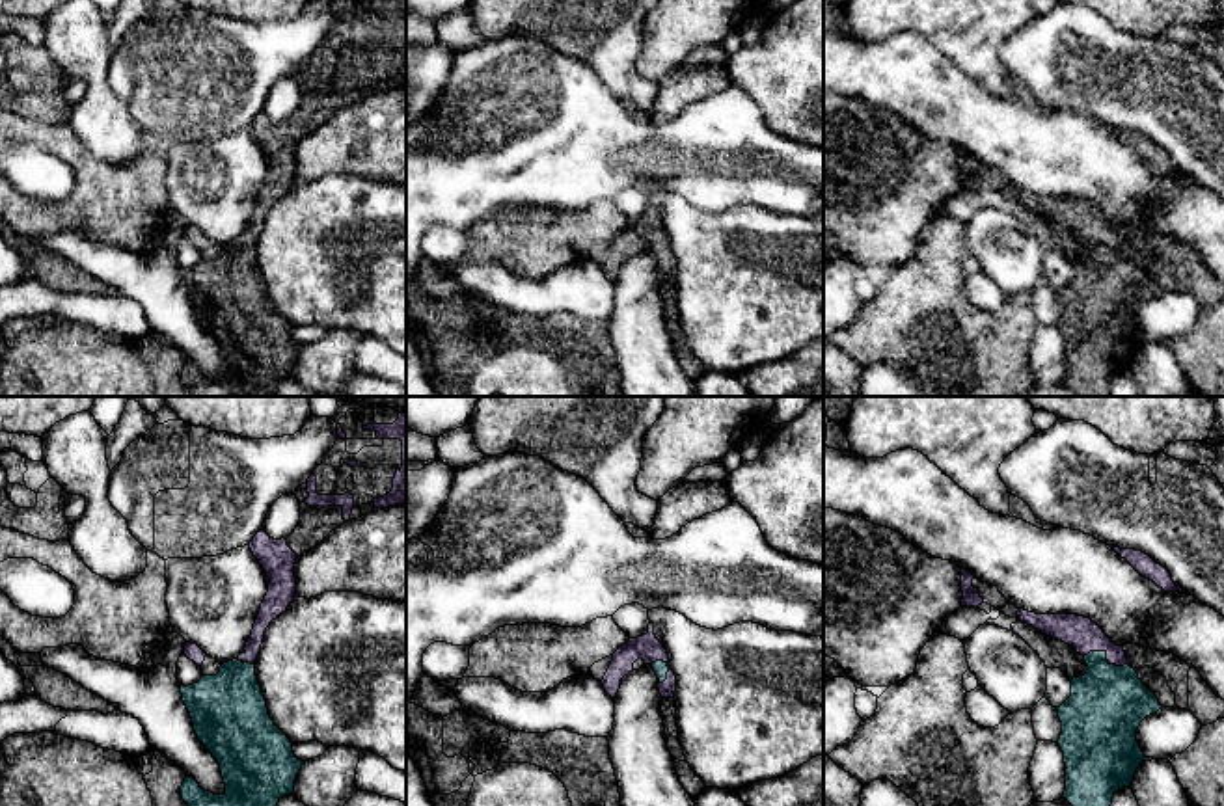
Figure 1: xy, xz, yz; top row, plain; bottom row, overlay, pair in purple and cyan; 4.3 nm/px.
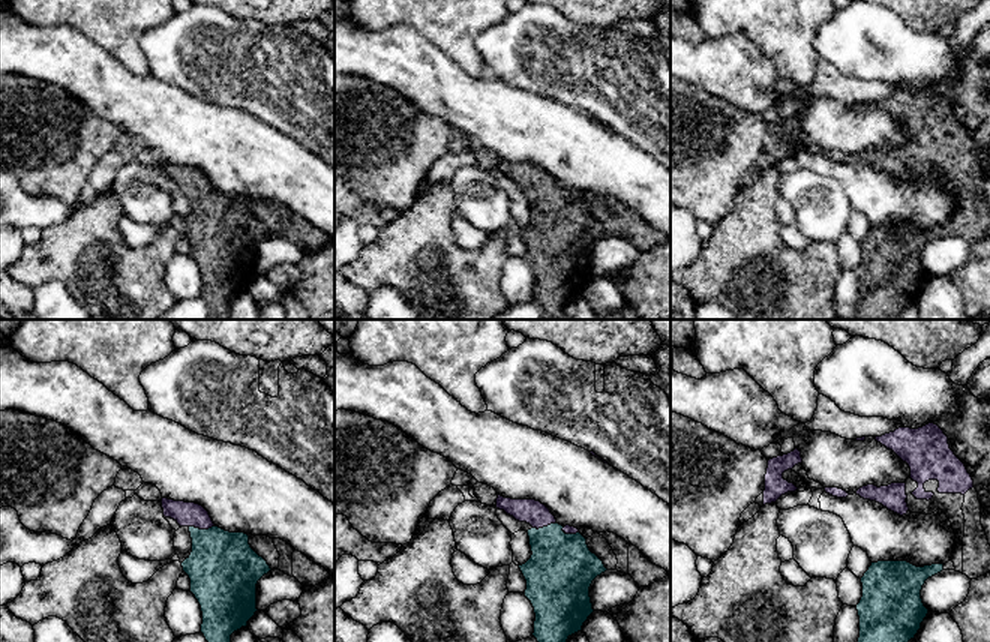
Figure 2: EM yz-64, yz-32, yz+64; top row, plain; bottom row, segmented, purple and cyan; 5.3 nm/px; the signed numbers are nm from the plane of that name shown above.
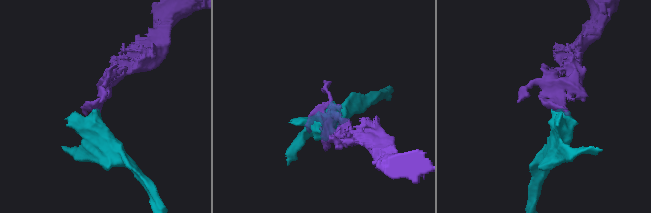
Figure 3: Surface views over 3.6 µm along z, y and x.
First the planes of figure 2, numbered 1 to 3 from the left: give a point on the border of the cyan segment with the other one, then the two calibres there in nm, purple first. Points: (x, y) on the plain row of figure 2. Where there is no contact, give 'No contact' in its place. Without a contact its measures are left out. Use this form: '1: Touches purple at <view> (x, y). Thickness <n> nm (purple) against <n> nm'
1: Touches purple at yz-64 (201, 192). Thickness 130 nm (purple) against 380 nm
2: Touches purple at yz-32 (543, 189). Thickness 140 nm (purple) against 360 nm
3: No contact

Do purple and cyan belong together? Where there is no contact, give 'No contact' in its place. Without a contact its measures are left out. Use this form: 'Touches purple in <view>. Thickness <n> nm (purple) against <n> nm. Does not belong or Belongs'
Touches purple in yz. Thickness 140 nm (purple) against 320 nm. Belongs

